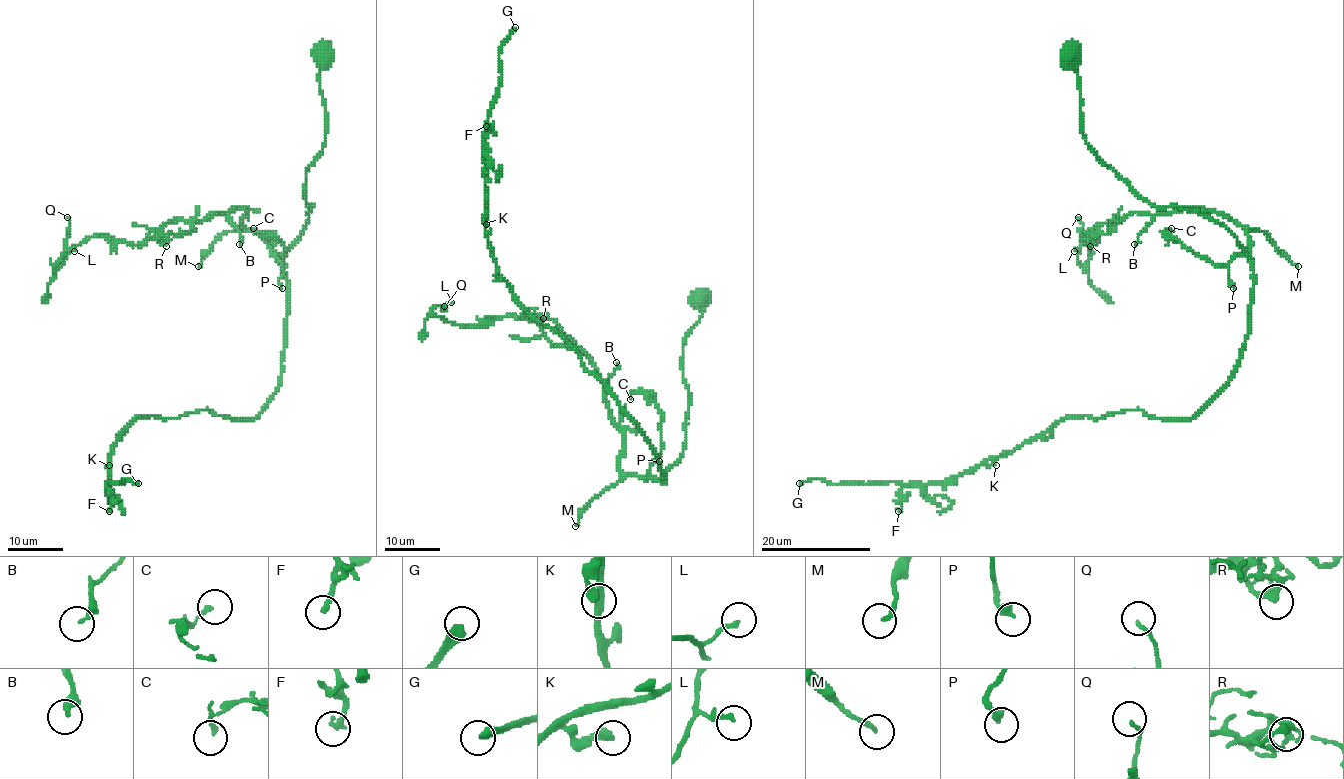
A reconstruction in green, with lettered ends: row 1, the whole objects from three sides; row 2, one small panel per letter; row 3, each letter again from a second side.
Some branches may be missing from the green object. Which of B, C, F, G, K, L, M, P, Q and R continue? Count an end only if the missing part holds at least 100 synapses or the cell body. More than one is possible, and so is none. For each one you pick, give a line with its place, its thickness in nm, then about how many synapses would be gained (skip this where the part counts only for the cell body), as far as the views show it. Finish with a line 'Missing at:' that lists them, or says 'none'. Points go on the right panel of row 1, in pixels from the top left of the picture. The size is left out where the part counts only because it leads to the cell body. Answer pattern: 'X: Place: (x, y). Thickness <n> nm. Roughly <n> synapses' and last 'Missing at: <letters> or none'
G: Place: (799, 483). Thickness 400 nm. Roughly 450 synapses
Missing at: G

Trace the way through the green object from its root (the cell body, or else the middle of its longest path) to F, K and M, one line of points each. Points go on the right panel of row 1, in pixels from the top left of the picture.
F: (1071, 57), (1089, 148), (1248, 257), (1240, 362), (1188, 419), (1068, 416), (906, 483), (898, 511)
K: (1071, 57), (1089, 148), (1148, 202), (1211, 217), (1244, 250), (1250, 332), (1193, 416), (1068, 416), (996, 465)
M: (1071, 57), (1084, 138), (1136, 193), (1158, 207), (1211, 217), (1250, 258), (1247, 232), (1262, 230), (1298, 266)

